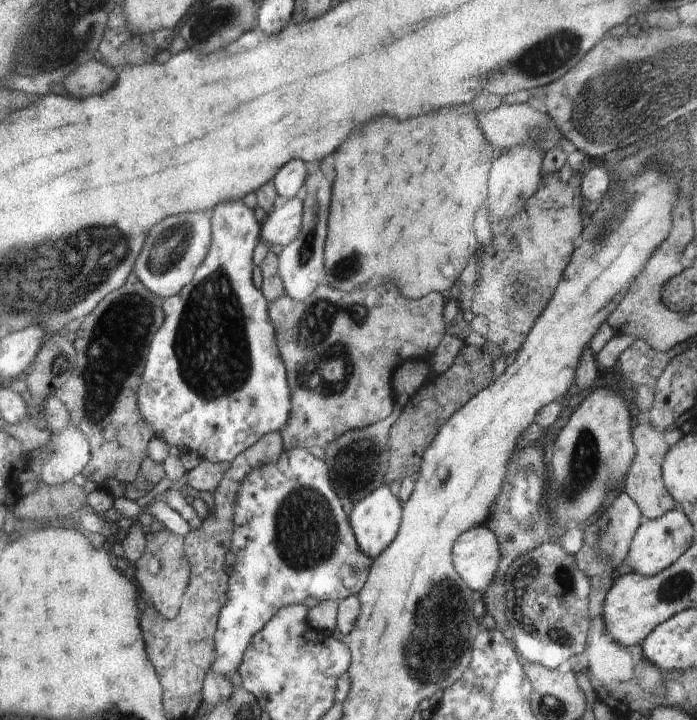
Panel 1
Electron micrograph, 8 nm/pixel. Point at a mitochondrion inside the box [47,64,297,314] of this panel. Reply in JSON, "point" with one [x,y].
{"point":[93,256]}

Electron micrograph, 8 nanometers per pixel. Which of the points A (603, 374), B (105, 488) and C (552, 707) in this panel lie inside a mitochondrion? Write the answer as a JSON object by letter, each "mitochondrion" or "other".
{"A":"other","B":"other","C":"mitochondrion"}

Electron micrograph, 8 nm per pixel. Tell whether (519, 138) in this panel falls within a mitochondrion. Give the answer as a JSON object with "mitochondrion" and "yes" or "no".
{"mitochondrion":"no"}

